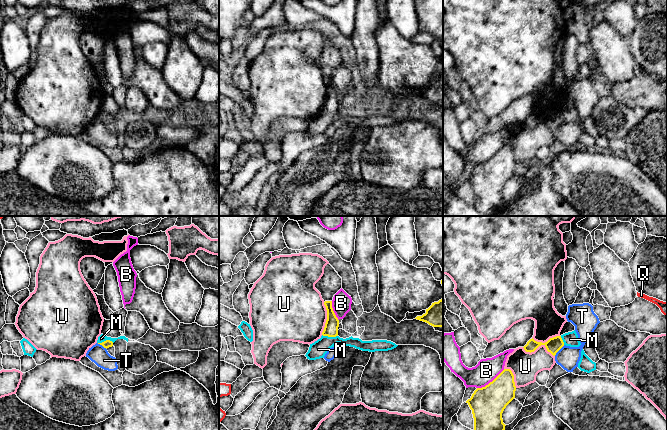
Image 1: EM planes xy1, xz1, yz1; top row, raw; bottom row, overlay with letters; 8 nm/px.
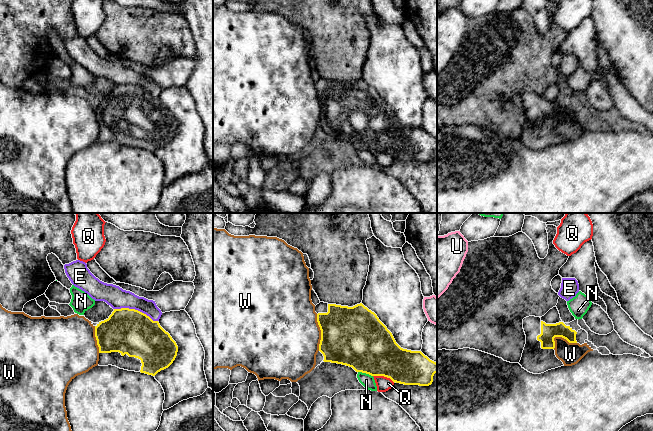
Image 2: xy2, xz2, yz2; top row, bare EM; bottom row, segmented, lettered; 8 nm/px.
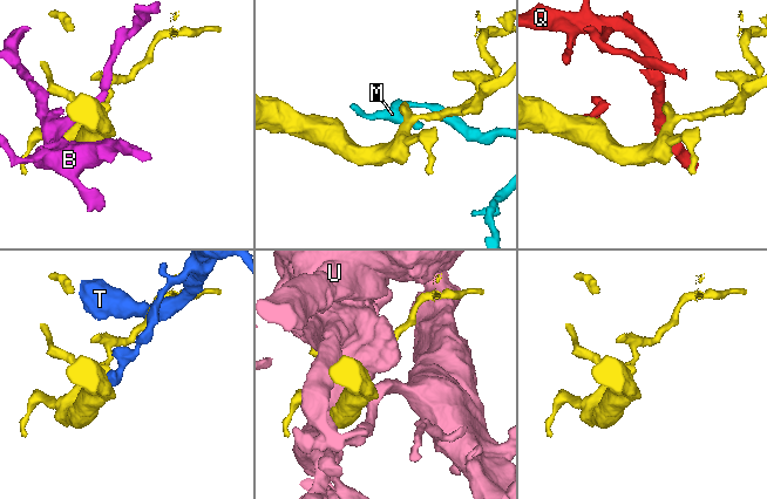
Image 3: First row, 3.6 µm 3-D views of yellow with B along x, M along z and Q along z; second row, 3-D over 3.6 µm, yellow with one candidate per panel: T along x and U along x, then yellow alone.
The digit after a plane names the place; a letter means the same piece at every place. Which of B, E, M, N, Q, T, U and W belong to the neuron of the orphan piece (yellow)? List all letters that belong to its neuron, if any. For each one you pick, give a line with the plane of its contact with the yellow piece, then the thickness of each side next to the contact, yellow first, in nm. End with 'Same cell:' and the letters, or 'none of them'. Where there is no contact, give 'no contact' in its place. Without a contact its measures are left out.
Same cell: none of them

